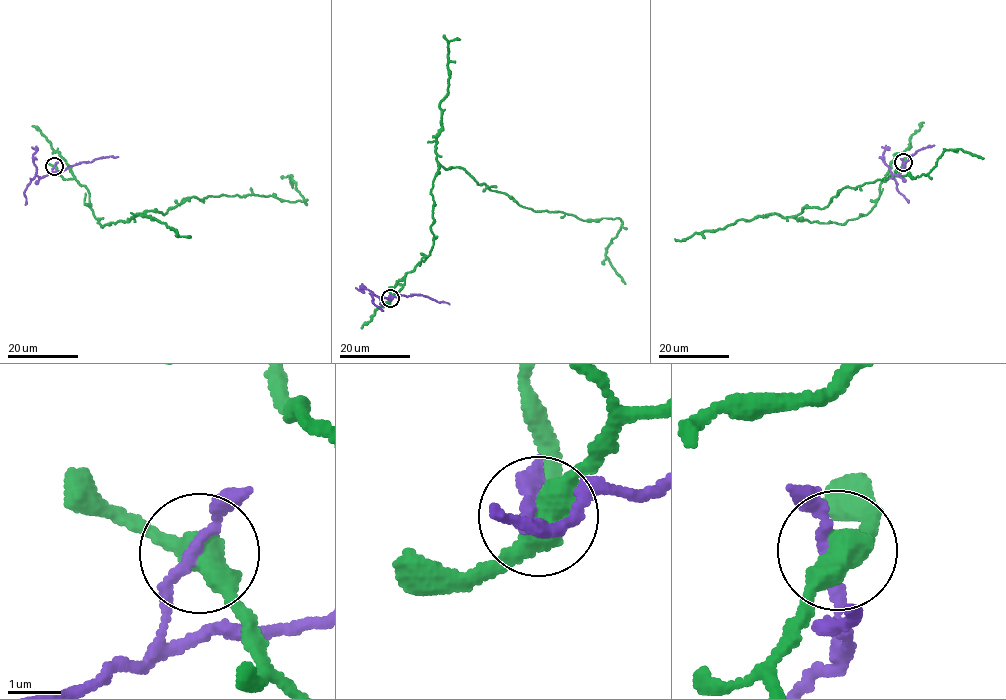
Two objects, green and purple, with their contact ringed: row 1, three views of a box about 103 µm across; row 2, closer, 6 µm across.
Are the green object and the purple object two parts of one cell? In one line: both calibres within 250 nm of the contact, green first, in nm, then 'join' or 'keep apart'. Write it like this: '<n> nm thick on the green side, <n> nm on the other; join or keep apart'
480 nm thick on the green side, 180 nm on the other; keep apart

